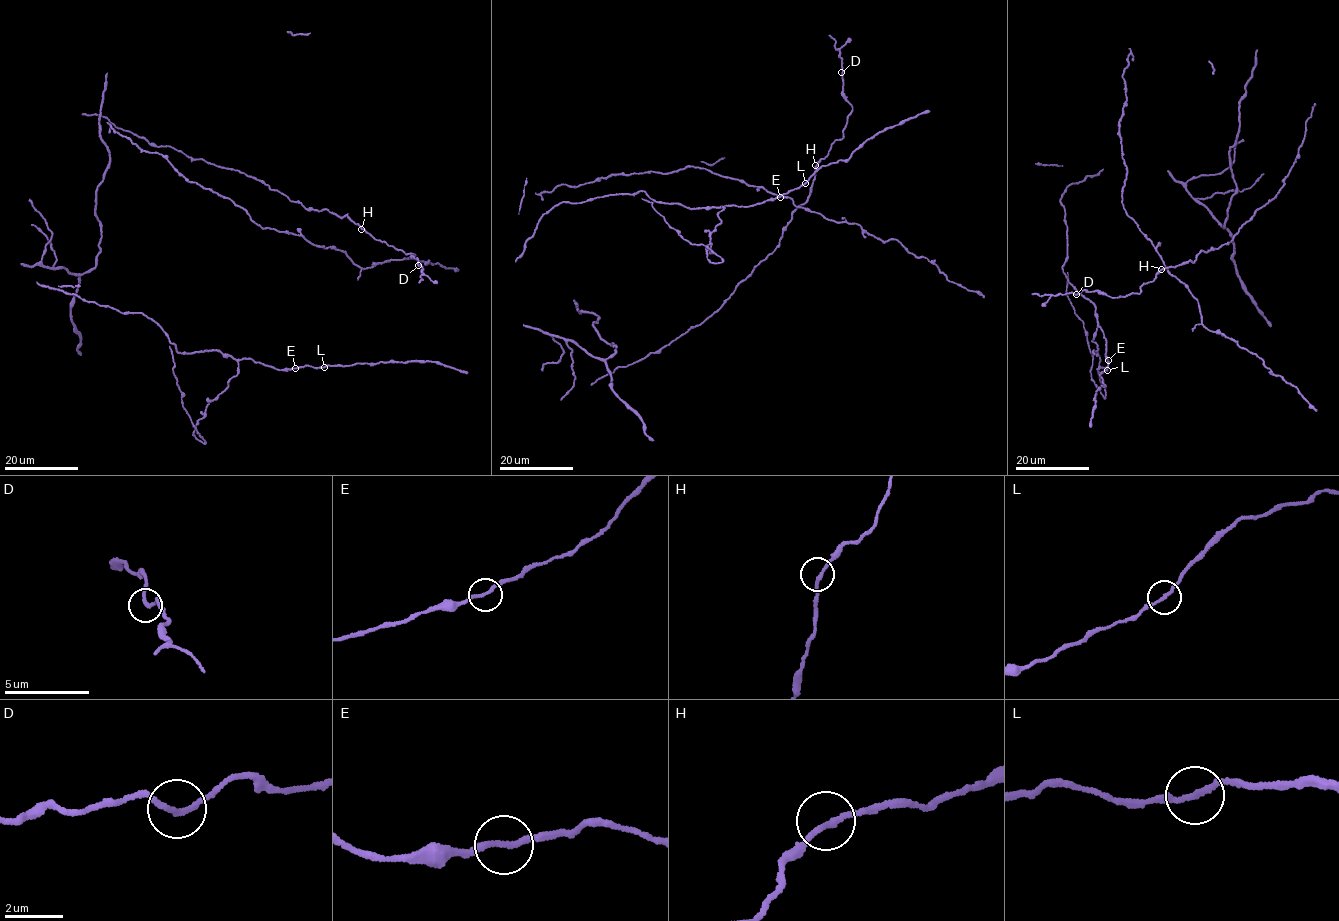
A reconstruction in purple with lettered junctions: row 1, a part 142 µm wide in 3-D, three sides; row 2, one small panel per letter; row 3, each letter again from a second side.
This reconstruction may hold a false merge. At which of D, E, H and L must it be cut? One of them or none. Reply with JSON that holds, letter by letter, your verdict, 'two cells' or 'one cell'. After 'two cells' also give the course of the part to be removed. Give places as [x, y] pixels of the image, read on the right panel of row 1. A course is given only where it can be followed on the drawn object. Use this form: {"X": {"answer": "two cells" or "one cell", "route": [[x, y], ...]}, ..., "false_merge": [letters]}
{"D": {"answer": "one cell"}, "E": {"answer": "one cell"}, "H": {"answer": "one cell"}, "L": {"answer": "one cell"}, "false_merge": []}

